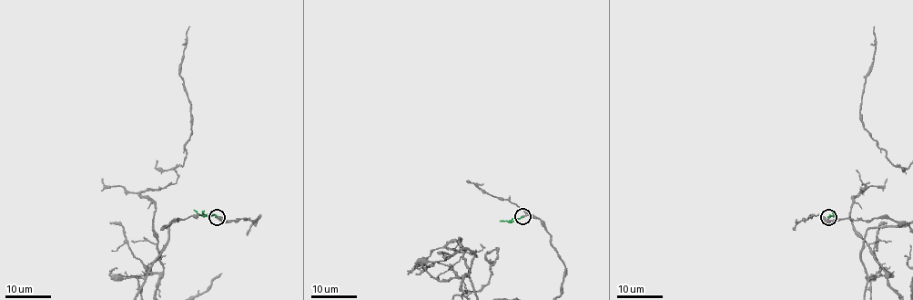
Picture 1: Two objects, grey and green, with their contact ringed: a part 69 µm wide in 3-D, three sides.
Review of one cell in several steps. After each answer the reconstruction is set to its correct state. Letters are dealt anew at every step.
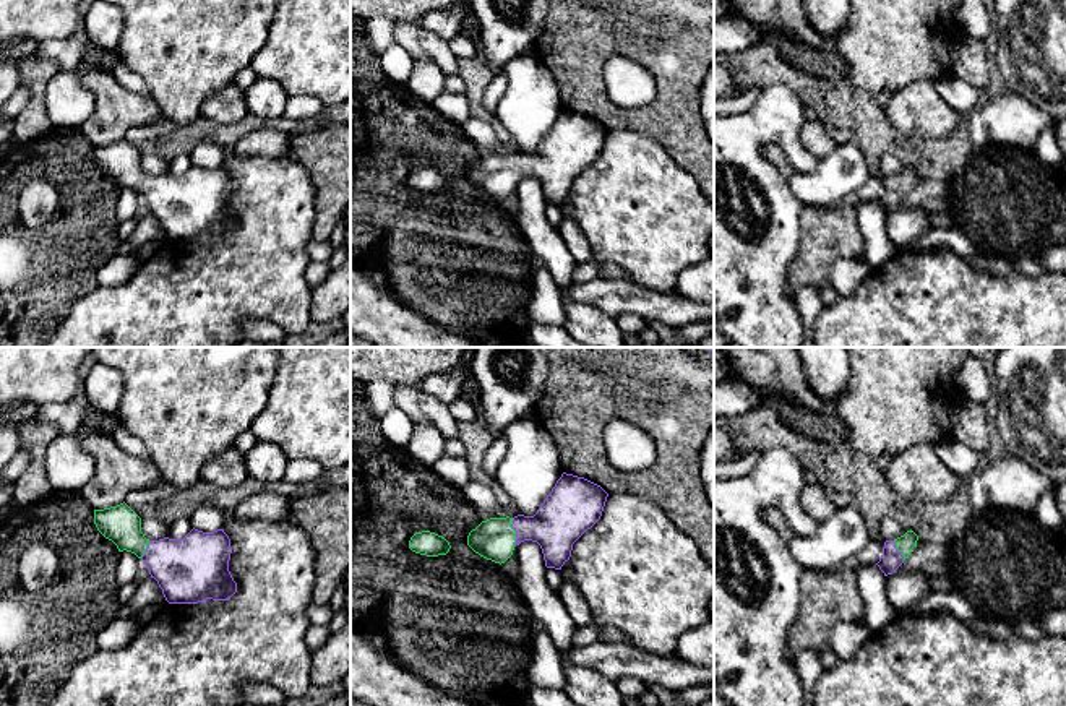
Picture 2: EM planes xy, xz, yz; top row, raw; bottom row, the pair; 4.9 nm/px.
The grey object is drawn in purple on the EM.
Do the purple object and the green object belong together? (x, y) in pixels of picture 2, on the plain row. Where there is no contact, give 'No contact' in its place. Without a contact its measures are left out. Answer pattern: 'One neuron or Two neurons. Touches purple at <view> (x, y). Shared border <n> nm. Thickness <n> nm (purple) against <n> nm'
One neuron. Touches purple at xz (516, 169). Shared border 140 nm. Thickness 260 nm (purple) against 200 nm

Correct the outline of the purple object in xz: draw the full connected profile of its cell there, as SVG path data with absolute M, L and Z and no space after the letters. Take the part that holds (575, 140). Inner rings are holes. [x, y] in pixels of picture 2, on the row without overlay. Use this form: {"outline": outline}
{"outline": "M563 109L534 153L490 154L467 172L467 182L480 193L505 200L516 182L537 179L545 203L561 206L573 180L602 153L608 130L597 120Z"}

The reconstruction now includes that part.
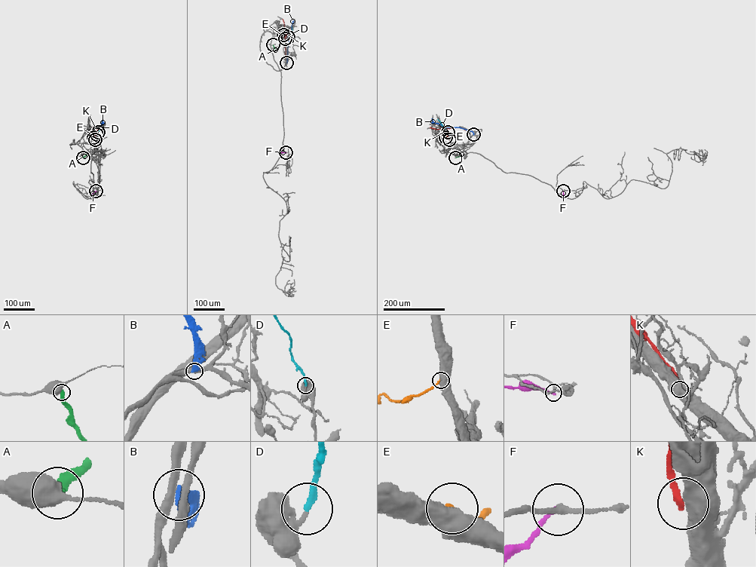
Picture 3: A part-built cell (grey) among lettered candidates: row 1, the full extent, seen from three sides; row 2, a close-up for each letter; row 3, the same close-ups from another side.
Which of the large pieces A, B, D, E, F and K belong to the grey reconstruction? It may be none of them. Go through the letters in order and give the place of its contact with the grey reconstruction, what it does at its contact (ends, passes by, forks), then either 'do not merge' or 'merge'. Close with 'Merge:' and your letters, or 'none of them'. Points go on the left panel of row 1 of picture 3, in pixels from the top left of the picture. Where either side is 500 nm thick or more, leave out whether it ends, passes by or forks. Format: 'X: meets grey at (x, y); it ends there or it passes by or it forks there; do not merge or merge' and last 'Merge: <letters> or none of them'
A: meets grey at (83, 157); do not merge
B: meets grey at (96, 134); it ends there; do not merge
D: meets grey at (98, 132); it ends there; merge
E: meets grey at (93, 137); do not merge
F: meets grey at (96, 191); it ends there; do not merge
K: meets grey at (95, 139); do not merge
Merge: D

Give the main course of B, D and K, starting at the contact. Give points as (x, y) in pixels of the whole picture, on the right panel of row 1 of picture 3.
B: (473, 134), (472, 131), (460, 127), (446, 127), (436, 123), (432, 118)
D: (448, 132), (438, 119)
K: (449, 139), (445, 128), (459, 127), (468, 131)

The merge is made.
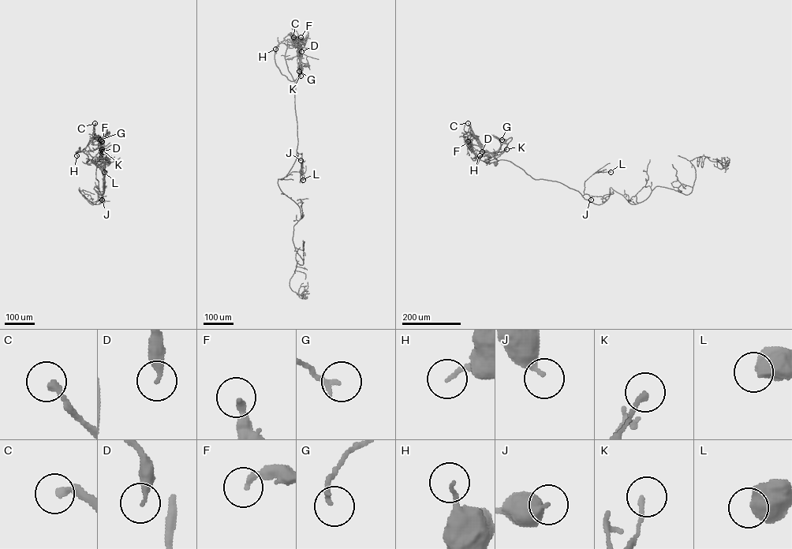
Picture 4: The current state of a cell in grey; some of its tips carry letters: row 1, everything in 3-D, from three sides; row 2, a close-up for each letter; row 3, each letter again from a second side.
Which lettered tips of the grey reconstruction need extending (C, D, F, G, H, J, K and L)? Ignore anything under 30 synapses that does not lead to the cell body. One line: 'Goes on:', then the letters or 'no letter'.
Goes on: no letter

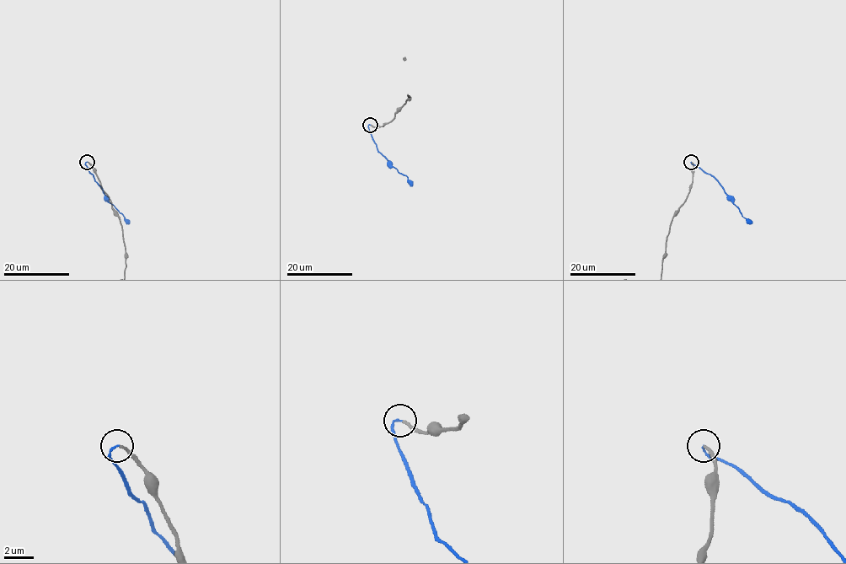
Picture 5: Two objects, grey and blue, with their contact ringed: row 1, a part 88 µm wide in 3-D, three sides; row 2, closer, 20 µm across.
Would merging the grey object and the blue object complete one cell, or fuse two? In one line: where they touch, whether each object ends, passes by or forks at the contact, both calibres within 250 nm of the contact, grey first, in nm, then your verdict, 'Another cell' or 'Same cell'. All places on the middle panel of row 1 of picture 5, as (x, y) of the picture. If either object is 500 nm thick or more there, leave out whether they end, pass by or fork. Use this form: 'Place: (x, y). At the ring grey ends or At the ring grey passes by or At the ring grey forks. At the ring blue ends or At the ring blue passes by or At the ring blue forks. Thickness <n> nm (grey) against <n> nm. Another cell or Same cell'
Place: (370, 125). At the ring grey ends. At the ring blue ends. Thickness 180 nm (grey) against 120 nm. Same cell

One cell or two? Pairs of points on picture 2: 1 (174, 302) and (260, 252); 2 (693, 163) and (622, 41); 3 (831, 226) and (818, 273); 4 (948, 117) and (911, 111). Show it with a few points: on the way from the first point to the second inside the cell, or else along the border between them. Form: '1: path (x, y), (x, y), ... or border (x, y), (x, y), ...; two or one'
1: path (195, 297), (239, 273); one
2: path (679, 129), (677, 83), (656, 62); one
3: path (826, 237), (818, 250), (818, 262); one
4: path (938, 117), (920, 112); one

